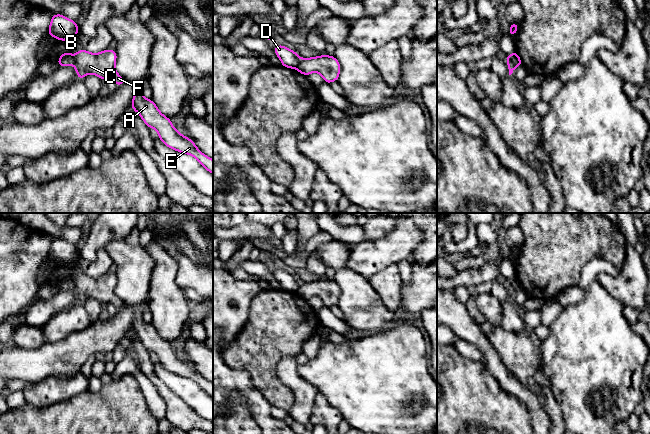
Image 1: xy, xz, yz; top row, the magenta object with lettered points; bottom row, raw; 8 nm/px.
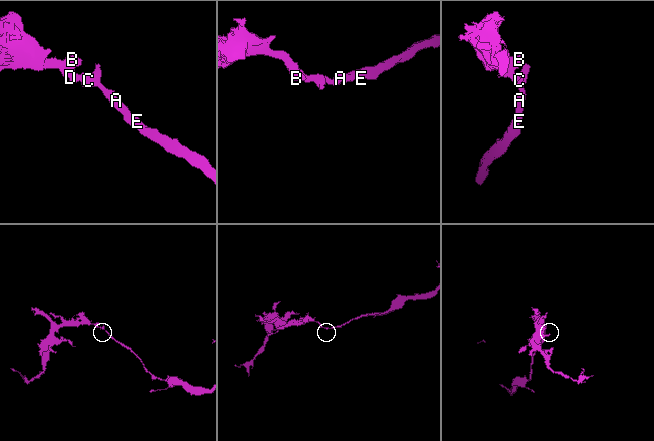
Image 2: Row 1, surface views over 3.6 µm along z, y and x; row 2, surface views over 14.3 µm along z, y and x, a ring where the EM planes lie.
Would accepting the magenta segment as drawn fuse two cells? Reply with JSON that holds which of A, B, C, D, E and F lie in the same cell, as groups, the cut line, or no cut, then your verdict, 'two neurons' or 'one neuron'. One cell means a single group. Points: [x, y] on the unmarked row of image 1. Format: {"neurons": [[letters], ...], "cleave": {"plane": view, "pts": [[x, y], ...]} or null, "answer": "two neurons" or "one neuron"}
{"neurons": [["A", "C", "E", "F"], ["B", "D"]], "cleave": {"plane": "xz", "pts": [[300, 282], [295, 292]]}, "answer": "two neurons"}

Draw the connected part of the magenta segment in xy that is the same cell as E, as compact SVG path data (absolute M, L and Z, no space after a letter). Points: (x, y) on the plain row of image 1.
M136 313L134 317L132 334L139 337L141 343L149 352L158 356L159 363L167 371L195 381L206 394L213 398L213 384L199 375L189 361L185 361L177 355L171 344L159 335L155 327L143 320L142 313Z

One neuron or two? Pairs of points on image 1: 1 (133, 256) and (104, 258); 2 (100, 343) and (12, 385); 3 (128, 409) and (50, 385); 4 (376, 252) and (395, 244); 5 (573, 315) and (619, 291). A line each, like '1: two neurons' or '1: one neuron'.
1: two neurons
2: two neurons
3: two neurons
4: one neuron
5: two neurons

